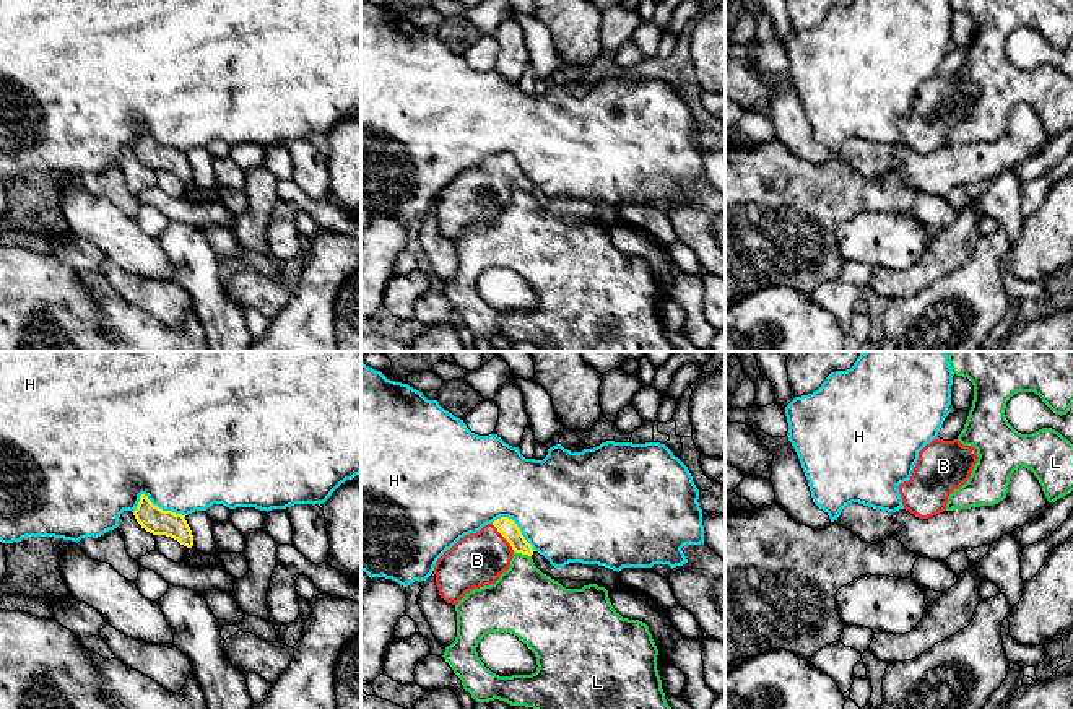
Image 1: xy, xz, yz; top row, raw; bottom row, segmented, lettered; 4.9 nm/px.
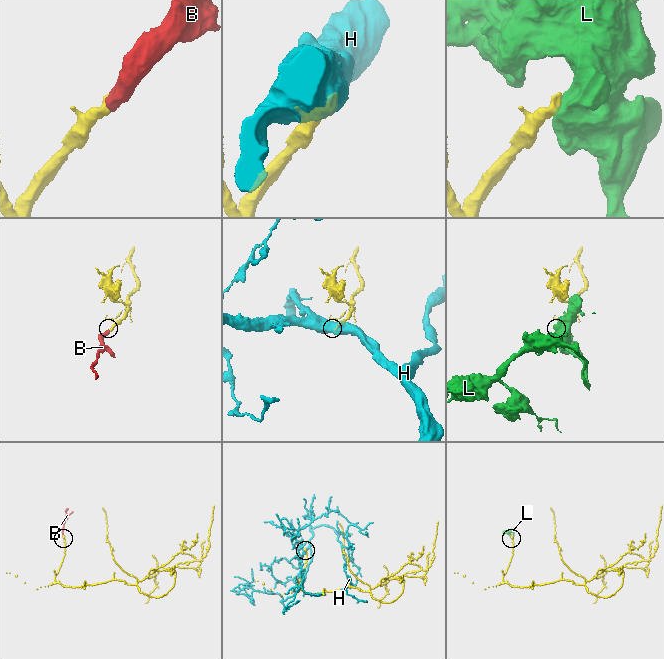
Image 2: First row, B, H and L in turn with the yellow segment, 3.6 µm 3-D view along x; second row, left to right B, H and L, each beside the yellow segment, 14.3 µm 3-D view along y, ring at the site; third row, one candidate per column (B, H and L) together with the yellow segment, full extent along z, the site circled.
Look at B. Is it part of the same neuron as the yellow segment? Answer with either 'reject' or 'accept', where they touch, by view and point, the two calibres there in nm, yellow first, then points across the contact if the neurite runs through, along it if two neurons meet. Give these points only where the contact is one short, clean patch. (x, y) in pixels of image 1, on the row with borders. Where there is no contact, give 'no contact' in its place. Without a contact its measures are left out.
accept; meets yellow in xz at (503, 535); 90 nm thick on the yellow side, 260 nm on the other; runs through xz (506, 527), (503, 535), (477, 560)

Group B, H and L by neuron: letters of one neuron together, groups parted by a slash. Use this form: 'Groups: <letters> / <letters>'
Groups: B / H / L

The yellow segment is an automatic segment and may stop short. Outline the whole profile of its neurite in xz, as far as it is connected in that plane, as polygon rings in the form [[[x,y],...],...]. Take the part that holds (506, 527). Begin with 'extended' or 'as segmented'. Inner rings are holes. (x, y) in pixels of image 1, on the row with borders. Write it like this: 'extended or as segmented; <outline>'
extended; [[[501,517],[480,532],[465,535],[436,563],[441,598],[457,605],[467,592],[494,584],[509,569],[512,555],[533,555],[517,524]]]

